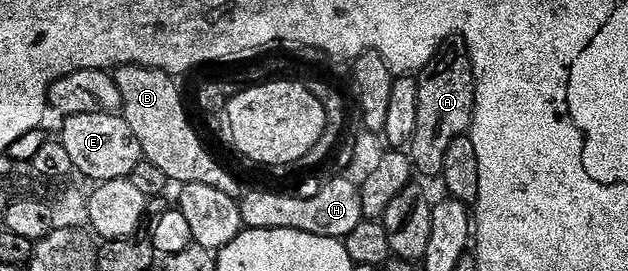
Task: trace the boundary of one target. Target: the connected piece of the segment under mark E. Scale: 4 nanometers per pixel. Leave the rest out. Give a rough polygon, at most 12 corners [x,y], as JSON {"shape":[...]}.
{"shape":[[121,114],[66,117],[59,140],[94,183],[130,177],[139,139]]}

